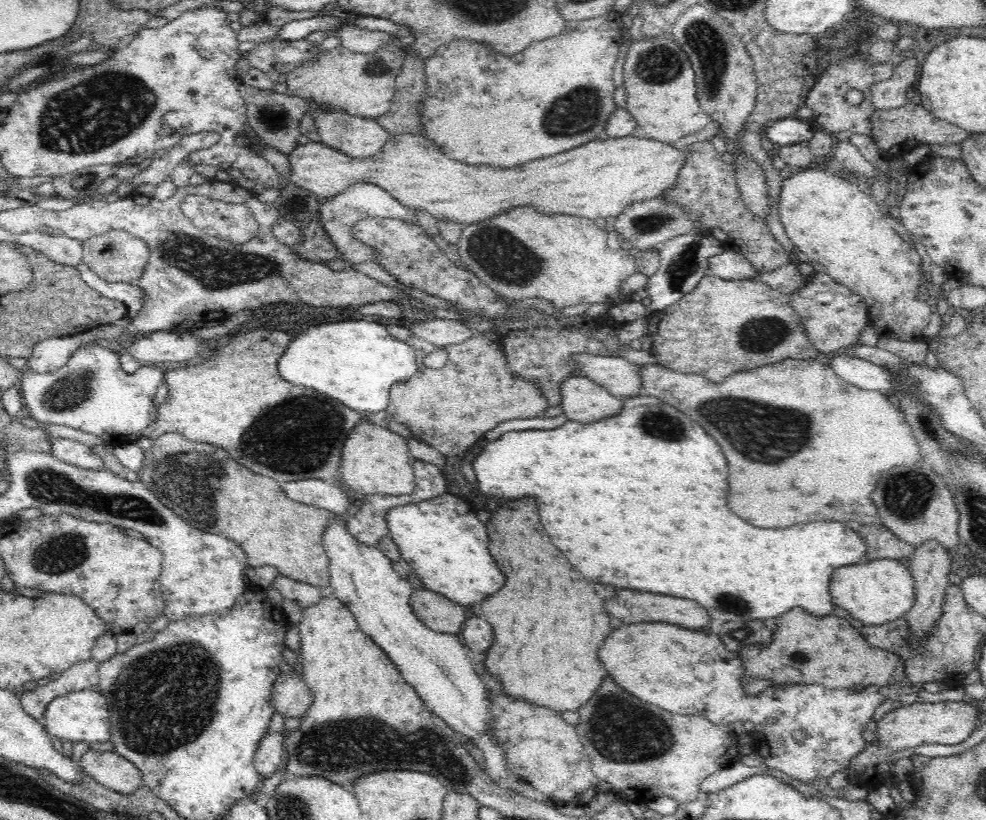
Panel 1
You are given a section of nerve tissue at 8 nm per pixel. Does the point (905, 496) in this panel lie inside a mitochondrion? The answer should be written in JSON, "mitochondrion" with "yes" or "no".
{"mitochondrion":"yes"}

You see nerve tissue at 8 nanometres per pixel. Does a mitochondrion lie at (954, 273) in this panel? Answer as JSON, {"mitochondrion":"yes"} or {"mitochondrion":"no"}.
{"mitochondrion":"no"}

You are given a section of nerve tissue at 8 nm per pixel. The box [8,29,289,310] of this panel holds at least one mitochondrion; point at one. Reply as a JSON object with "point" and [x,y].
{"point":[101,109]}

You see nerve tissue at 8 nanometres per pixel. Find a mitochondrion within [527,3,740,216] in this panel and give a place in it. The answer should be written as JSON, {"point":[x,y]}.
{"point":[704,41]}

